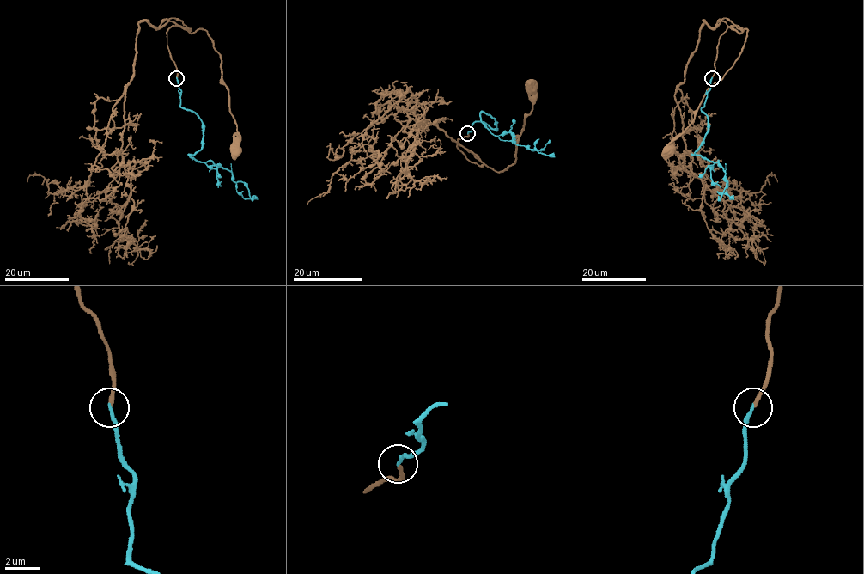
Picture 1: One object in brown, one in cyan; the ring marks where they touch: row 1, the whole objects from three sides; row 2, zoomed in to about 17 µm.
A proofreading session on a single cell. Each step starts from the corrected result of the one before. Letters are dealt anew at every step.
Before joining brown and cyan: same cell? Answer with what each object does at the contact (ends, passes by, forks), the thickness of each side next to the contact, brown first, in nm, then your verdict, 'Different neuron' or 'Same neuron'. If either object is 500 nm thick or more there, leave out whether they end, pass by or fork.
At the ring brown ends. At the ring cyan ends. Thickness 240 nm (brown) against 200 nm. Same neuron

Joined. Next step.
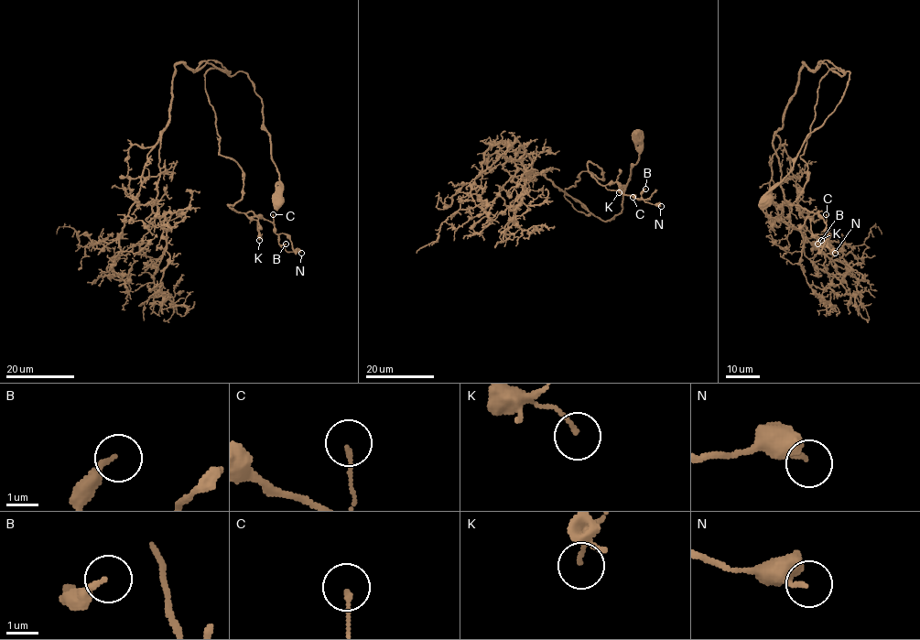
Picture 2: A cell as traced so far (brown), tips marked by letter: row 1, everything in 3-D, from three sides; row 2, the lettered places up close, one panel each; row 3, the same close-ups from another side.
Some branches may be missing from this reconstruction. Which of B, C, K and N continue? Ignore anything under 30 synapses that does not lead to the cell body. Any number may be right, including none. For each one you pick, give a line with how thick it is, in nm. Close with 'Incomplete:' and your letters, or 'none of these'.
Incomplete: none of these

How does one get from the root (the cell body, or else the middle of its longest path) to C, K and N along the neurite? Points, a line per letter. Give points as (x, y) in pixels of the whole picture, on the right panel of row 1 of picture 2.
C: (765, 200), (845, 92), (849, 73), (828, 60), (843, 71), (819, 81), (791, 204), (826, 214)
K: (765, 200), (849, 71), (823, 62), (843, 71), (819, 81), (791, 204), (814, 213), (821, 240)
N: (765, 200), (849, 71), (823, 62), (843, 71), (819, 81), (791, 204), (818, 211), (835, 253)

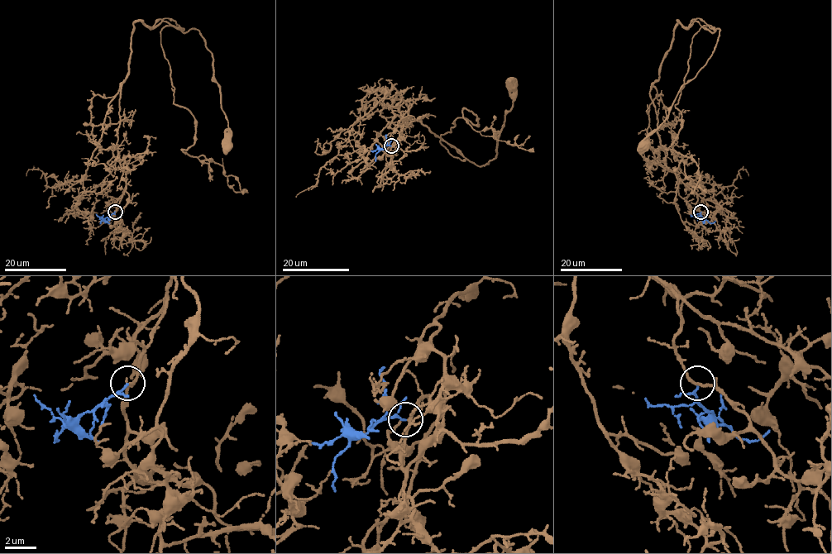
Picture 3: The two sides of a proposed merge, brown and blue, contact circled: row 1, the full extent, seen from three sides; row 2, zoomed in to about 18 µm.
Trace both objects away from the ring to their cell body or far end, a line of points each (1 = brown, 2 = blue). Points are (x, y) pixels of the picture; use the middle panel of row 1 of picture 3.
1: (391, 145), (404, 129), (404, 117), (389, 109), (398, 90), (412, 121), (480, 166), (495, 157), (513, 83)
2: (391, 145), (375, 154), (375, 161)

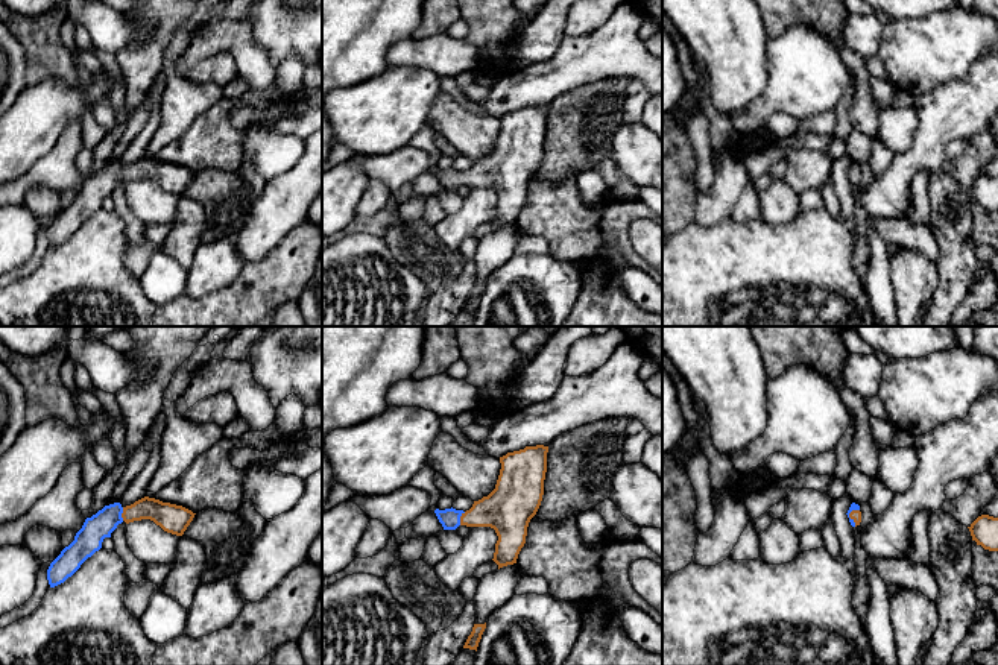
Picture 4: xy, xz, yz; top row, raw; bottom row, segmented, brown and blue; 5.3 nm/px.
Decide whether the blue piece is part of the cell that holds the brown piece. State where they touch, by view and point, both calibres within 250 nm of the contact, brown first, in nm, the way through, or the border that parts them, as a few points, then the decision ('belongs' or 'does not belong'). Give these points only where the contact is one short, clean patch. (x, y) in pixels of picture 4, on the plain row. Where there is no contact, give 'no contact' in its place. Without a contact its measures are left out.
xz (461, 178) | 240/110 nm | across xz (506, 169), (461, 178), (450, 178) | belongs

